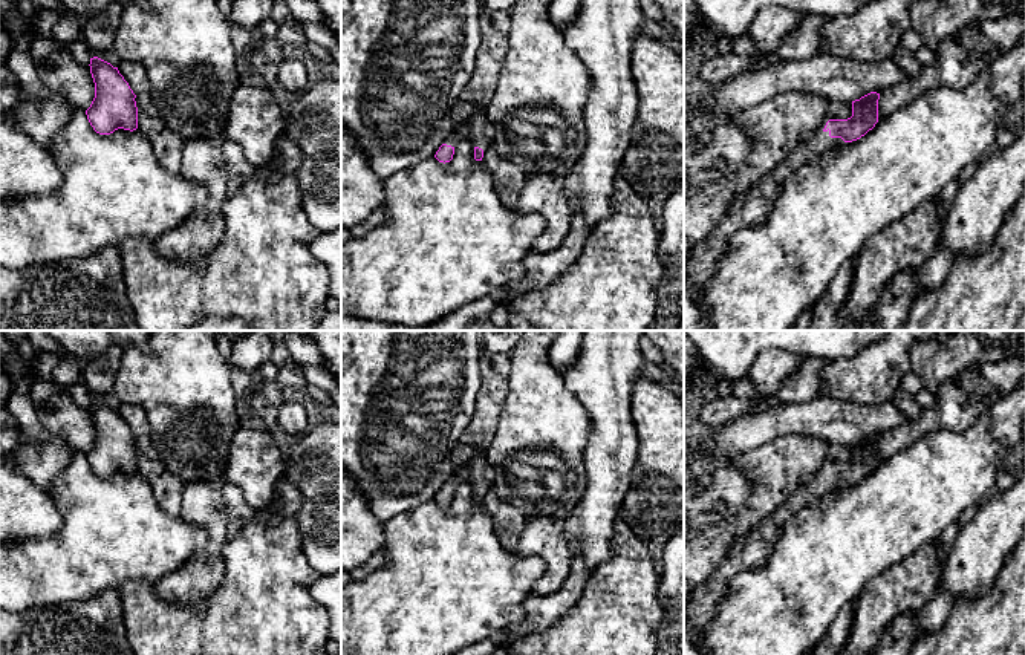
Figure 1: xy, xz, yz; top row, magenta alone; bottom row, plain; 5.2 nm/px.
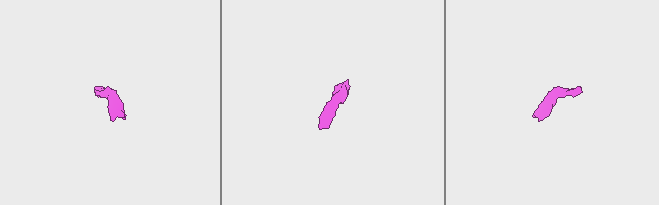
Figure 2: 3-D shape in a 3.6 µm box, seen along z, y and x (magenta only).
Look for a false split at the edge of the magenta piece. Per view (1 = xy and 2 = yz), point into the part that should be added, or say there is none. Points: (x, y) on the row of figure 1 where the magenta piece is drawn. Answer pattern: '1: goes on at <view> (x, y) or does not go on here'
1: does not go on here
2: goes on at yz (820, 141)

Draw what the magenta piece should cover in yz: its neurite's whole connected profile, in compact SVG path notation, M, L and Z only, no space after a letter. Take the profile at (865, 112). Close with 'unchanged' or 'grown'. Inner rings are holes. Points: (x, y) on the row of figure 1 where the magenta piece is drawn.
M870 92L852 101L852 116L848 119L825 119L803 147L806 158L818 158L846 142L864 136L878 122L880 93Z | grown

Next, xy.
M98 57L90 58L89 66L95 83L95 98L86 115L93 130L99 135L110 135L118 129L136 130L136 95L118 67Z | unchanged

